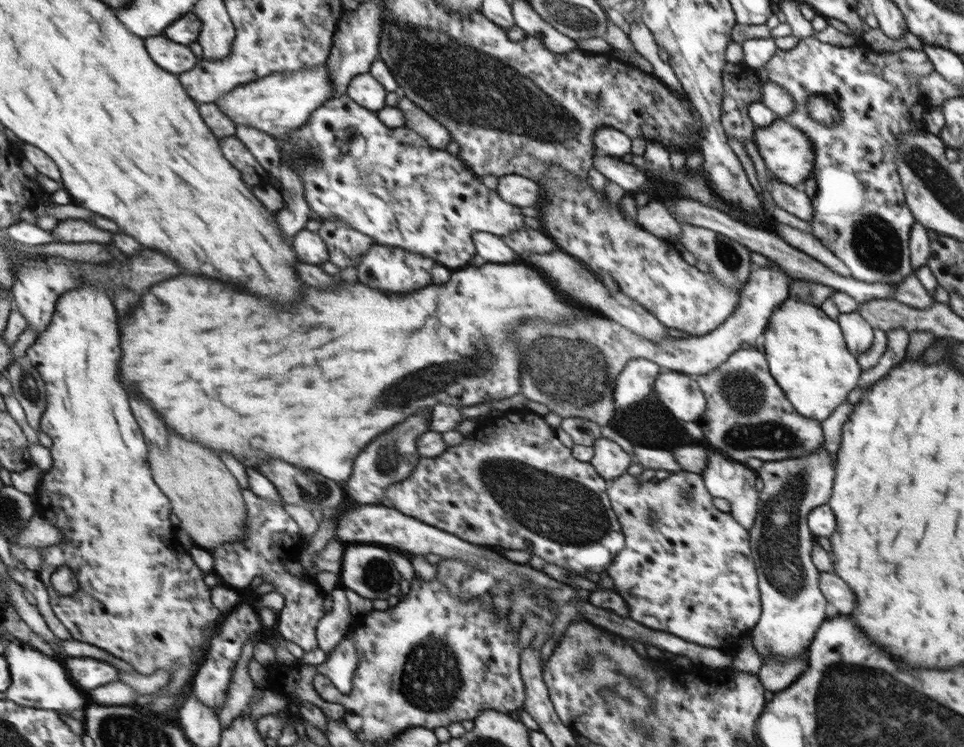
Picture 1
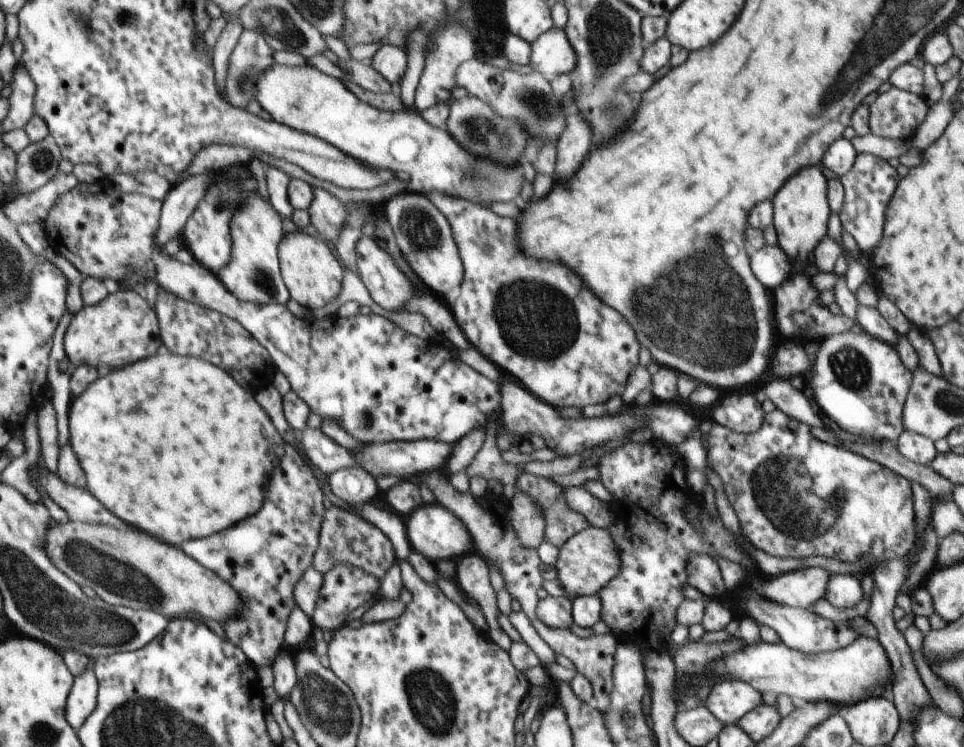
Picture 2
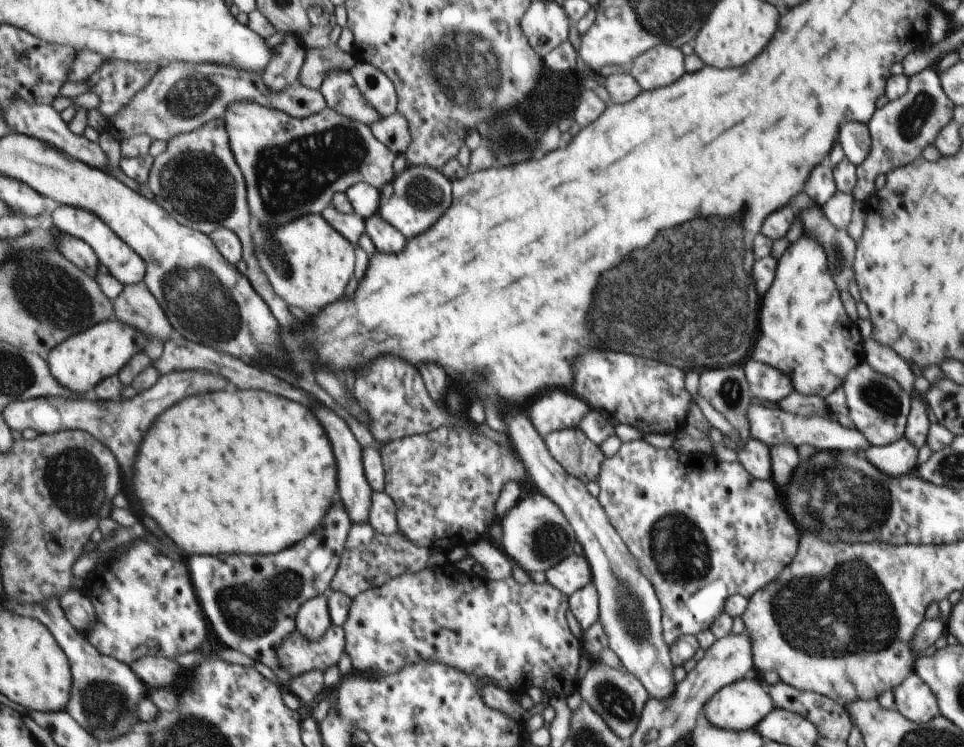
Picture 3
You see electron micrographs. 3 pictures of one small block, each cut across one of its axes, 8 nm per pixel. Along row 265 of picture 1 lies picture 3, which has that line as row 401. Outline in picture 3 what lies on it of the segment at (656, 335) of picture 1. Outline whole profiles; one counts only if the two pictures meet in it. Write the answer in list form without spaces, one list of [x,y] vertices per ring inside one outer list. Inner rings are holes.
[[[552,390],[552,394],[544,394],[544,398],[538,398],[528,406],[530,422],[540,436],[577,427],[592,411],[586,400],[563,390]]]

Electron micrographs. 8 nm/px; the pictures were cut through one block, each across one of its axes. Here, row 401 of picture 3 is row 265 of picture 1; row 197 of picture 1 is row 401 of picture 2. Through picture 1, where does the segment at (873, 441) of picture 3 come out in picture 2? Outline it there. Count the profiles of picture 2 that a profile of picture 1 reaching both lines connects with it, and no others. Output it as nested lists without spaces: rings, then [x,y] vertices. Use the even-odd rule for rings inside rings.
[[[848,331],[823,339],[813,352],[816,360],[812,365],[812,382],[806,387],[811,401],[847,433],[896,444],[904,432],[902,413],[912,384],[912,372],[904,366],[895,347],[867,331],[860,334]]]

